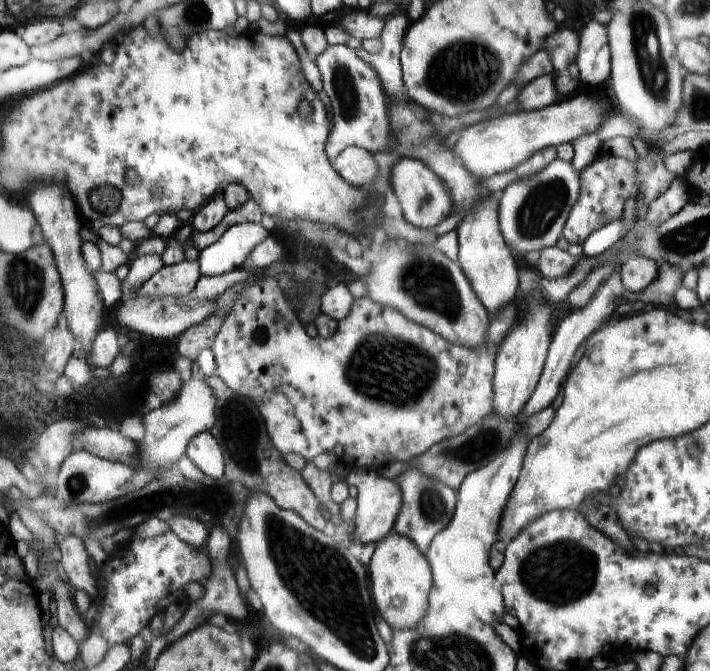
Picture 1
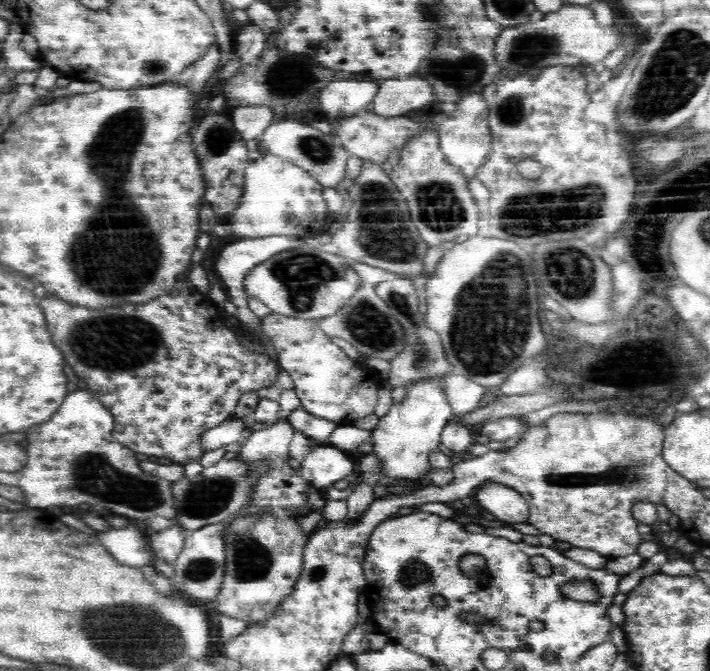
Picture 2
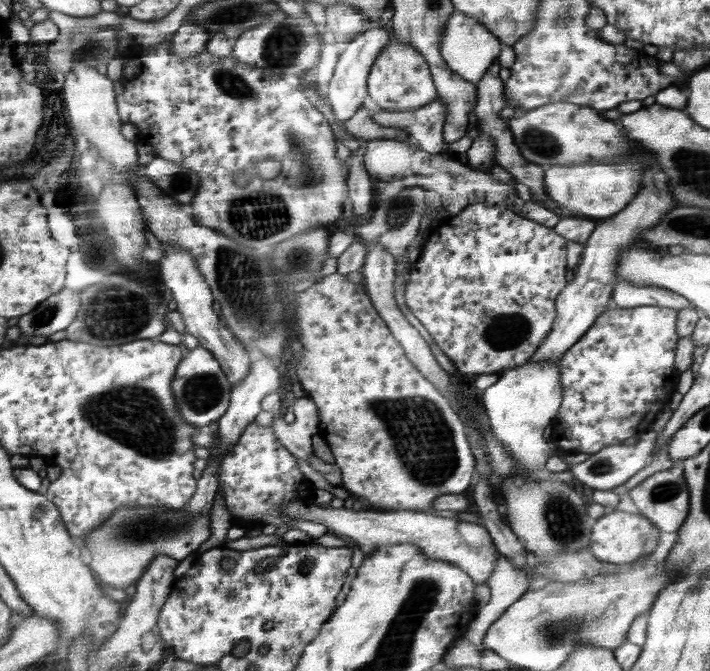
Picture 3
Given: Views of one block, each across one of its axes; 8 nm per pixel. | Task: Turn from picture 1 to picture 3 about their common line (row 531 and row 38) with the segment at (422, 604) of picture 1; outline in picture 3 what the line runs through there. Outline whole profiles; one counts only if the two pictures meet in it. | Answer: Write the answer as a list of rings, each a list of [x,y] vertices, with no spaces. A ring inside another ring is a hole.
[[[393,36],[391,39],[370,68],[367,78],[370,98],[386,110],[416,110],[434,102],[440,95],[425,58],[413,47],[398,43]]]

